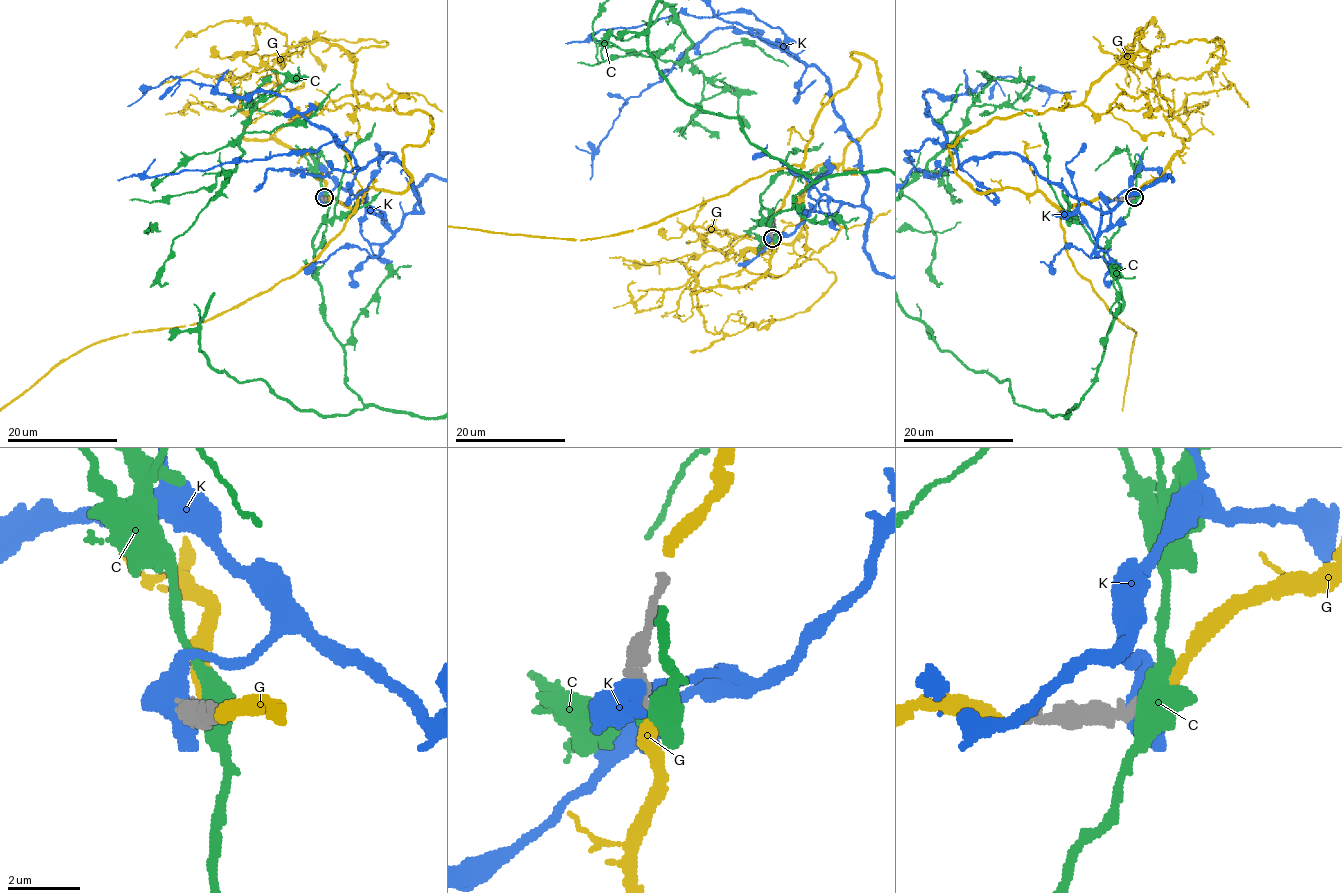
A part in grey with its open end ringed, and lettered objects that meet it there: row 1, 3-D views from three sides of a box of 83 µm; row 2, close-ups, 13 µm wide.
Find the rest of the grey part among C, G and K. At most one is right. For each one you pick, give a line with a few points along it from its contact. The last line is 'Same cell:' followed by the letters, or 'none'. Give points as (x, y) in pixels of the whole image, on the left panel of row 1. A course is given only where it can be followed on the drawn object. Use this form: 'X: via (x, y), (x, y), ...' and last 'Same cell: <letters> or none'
Same cell: G

